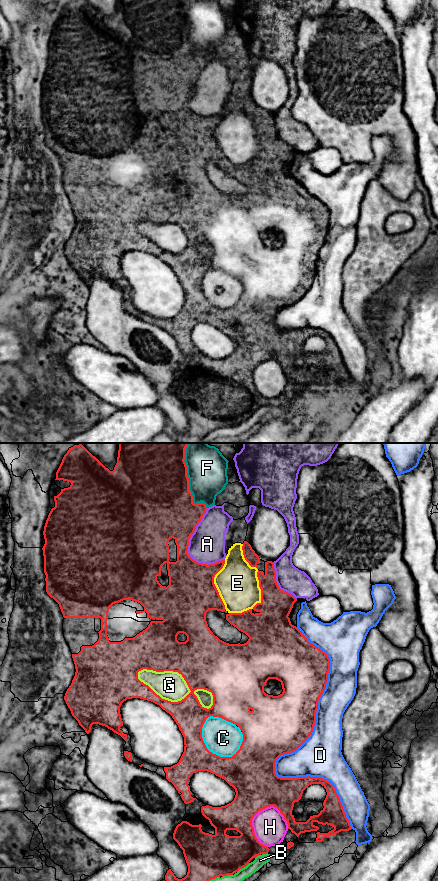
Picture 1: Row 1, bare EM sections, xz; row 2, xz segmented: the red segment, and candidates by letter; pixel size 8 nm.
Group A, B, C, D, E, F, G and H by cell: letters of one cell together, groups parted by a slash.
A / B C E G H / D / F

